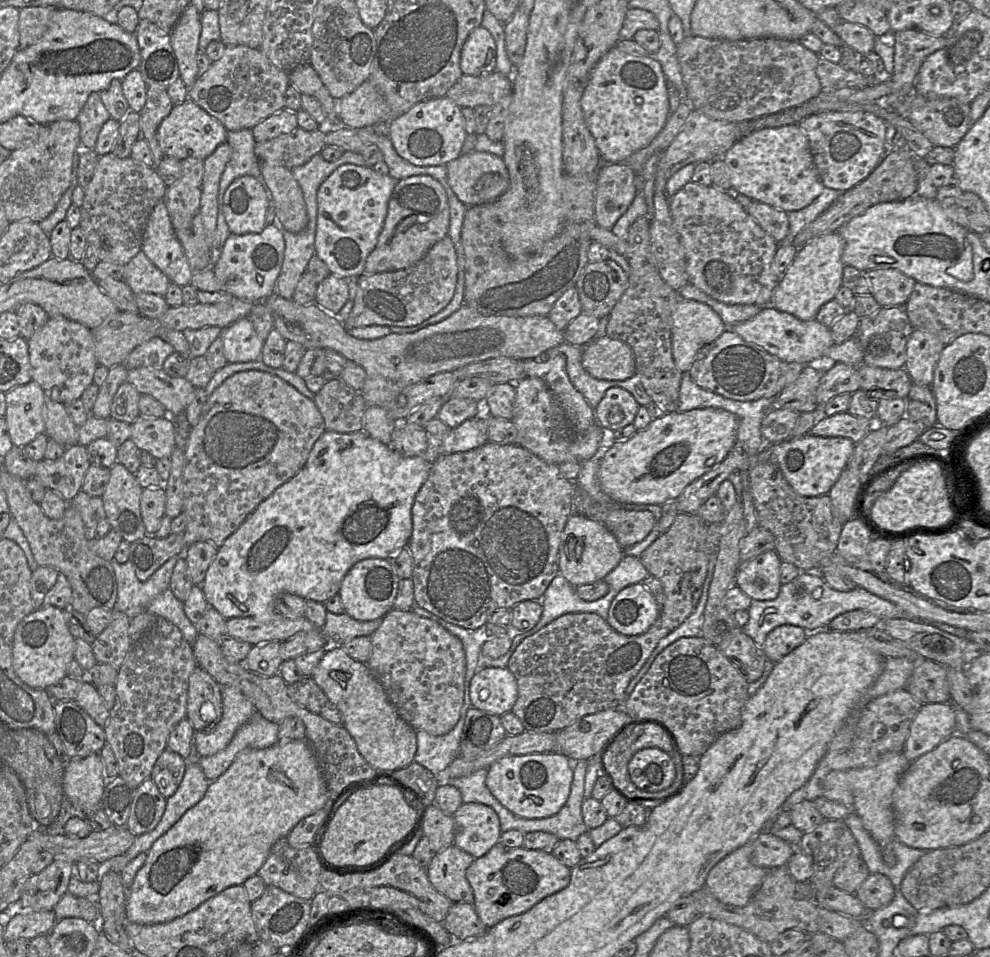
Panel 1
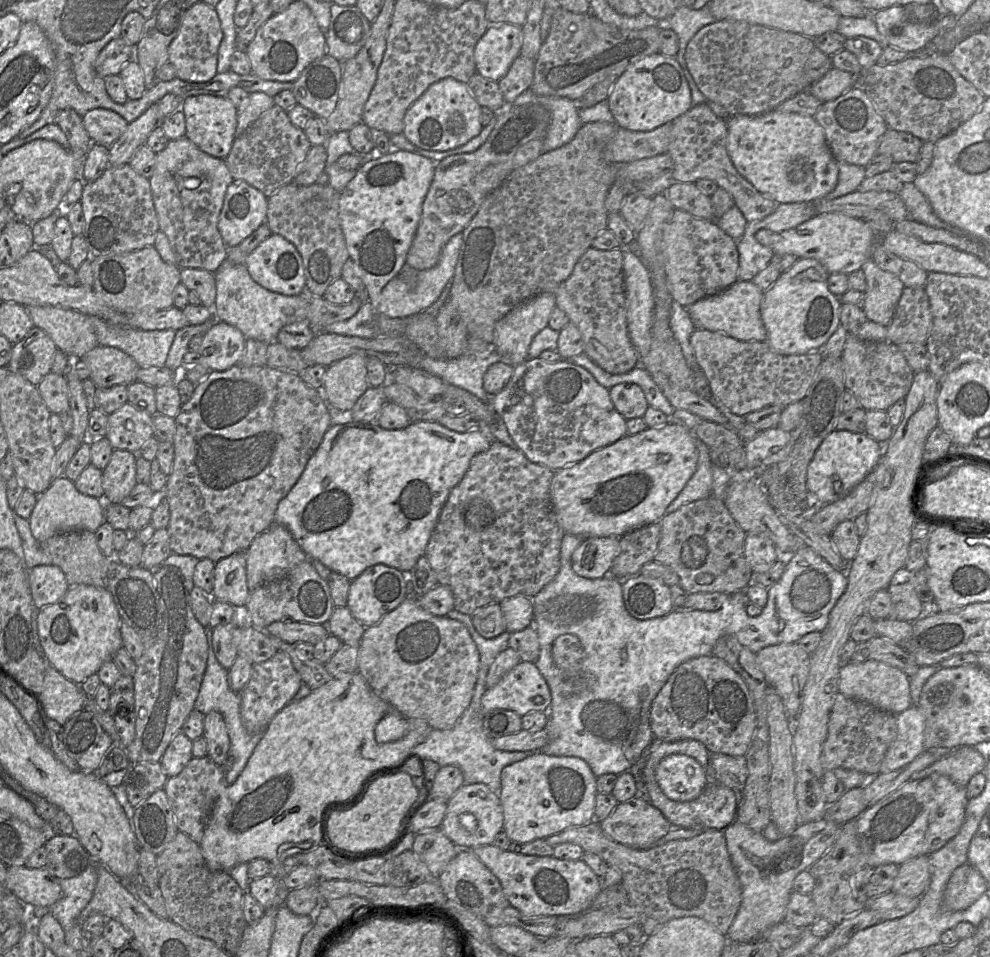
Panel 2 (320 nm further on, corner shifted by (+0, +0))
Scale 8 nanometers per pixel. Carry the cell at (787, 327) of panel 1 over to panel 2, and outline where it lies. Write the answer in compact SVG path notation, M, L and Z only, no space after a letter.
M738 280L725 290L685 308L696 328L720 332L740 341L766 341L767 331L760 311L763 293L752 281Z

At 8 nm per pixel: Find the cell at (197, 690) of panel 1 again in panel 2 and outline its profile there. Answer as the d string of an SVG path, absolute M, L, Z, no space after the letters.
M210 711L204 718L203 737L207 741L208 756L219 766L227 761L230 737L224 717L217 711Z

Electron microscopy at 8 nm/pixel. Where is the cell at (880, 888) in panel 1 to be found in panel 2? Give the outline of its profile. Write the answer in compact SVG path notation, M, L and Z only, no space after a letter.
M919 856L899 865L890 891L906 897L921 897L931 882L928 856Z

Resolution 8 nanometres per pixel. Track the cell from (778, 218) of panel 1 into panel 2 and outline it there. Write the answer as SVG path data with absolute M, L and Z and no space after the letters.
M701 103L691 107L687 112L672 120L671 123L671 141L668 153L674 162L673 181L691 183L695 183L699 179L710 179L714 181L718 187L723 188L729 193L747 222L762 220L775 211L778 204L771 198L761 194L734 167L727 152L727 120L716 116L707 104Z

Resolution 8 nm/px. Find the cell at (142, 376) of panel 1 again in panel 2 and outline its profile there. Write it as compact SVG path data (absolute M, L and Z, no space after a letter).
M96 346L83 358L89 369L89 379L97 388L129 385L136 381L140 369L136 361L122 350L109 346Z

